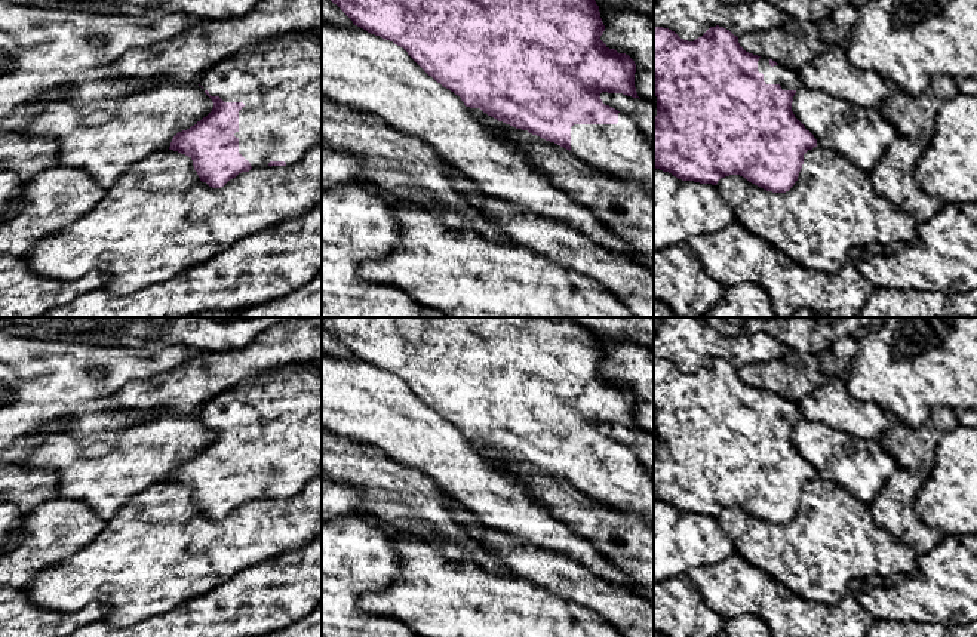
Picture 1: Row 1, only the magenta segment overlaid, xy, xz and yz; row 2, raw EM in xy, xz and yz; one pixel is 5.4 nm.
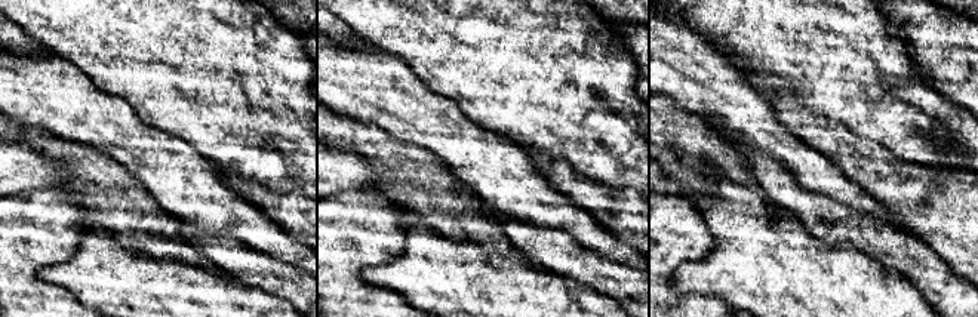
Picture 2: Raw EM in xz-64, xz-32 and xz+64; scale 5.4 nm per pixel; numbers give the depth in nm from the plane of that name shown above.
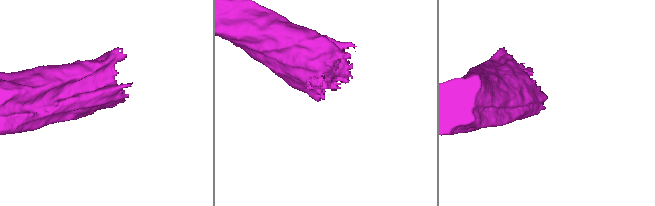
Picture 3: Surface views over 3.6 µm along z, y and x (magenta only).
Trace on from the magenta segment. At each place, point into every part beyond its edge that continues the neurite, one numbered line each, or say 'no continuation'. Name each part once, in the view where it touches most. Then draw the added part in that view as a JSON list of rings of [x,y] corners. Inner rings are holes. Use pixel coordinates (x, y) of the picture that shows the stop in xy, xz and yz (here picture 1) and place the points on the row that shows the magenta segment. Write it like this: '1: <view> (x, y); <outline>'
1: xy (279, 82); [[[288,33],[268,41],[255,43],[206,70],[199,84],[211,96],[224,102],[243,102],[239,111],[239,153],[252,169],[267,167],[270,161],[294,164],[305,153],[322,144],[322,36],[313,33]]]

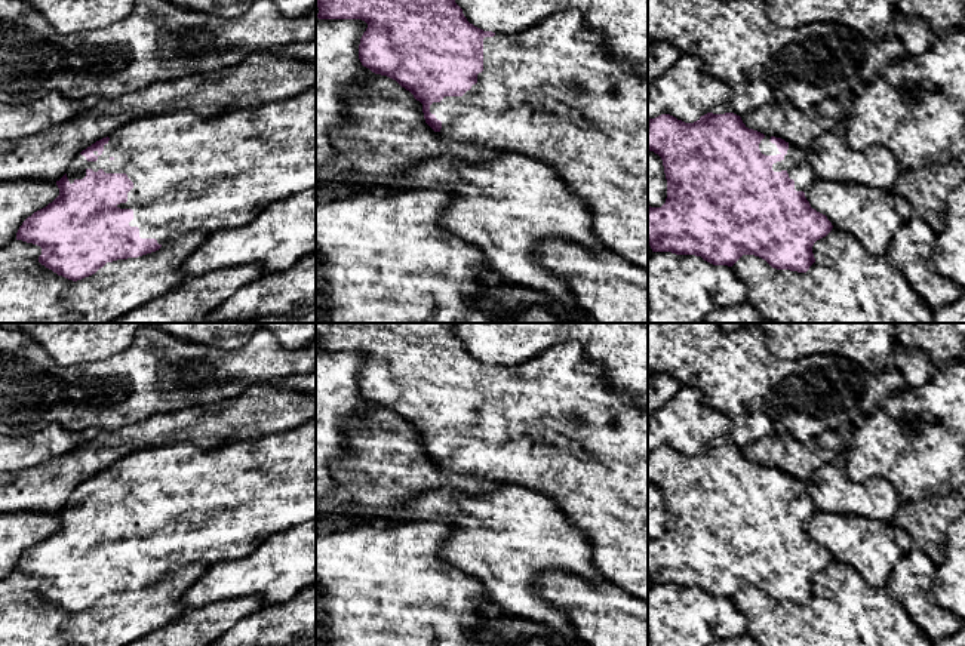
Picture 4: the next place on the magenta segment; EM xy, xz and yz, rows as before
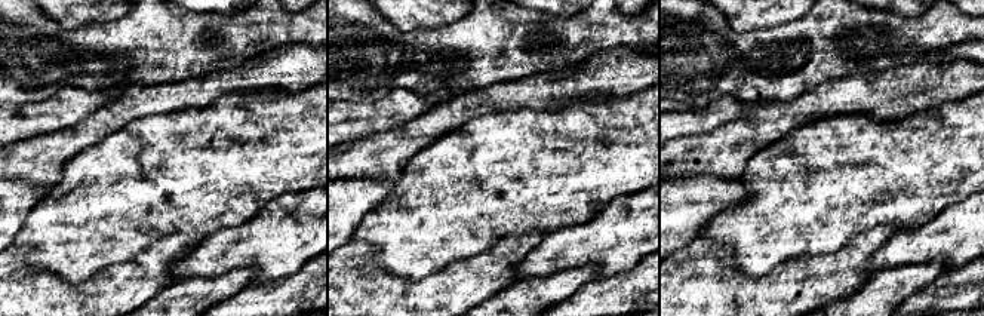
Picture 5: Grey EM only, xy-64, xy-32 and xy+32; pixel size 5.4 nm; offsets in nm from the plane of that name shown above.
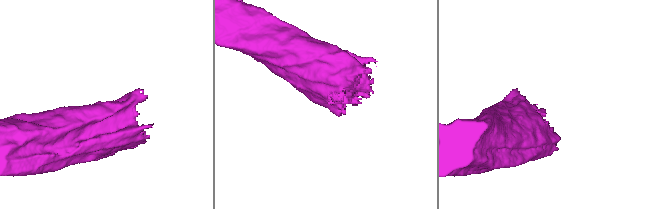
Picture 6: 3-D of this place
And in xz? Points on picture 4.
1: xz (555, 94); [[[562,10],[553,13],[537,25],[516,36],[495,34],[483,39],[483,71],[477,74],[477,83],[462,96],[445,96],[430,105],[430,113],[442,121],[437,135],[445,142],[479,144],[489,150],[520,154],[545,164],[551,164],[560,178],[581,197],[593,215],[593,231],[602,244],[640,268],[648,270],[648,77],[633,64],[618,59],[608,52],[608,46],[599,31],[590,30],[581,13]]]

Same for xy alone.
1: xy (188, 174); [[[316,84],[286,101],[225,113],[216,119],[202,119],[191,111],[139,117],[120,126],[108,138],[101,156],[93,151],[96,162],[77,154],[68,164],[67,178],[73,184],[83,179],[87,169],[126,173],[133,188],[127,193],[127,202],[117,207],[133,210],[129,225],[139,228],[141,239],[156,239],[159,244],[165,244],[199,230],[213,233],[239,228],[252,222],[268,204],[316,190]]]

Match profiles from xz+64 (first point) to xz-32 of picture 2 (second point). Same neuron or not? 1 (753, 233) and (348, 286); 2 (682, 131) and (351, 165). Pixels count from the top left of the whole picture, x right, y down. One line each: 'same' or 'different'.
1: different
2: different

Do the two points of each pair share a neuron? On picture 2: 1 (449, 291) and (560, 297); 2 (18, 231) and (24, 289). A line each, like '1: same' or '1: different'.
1: same
2: same

